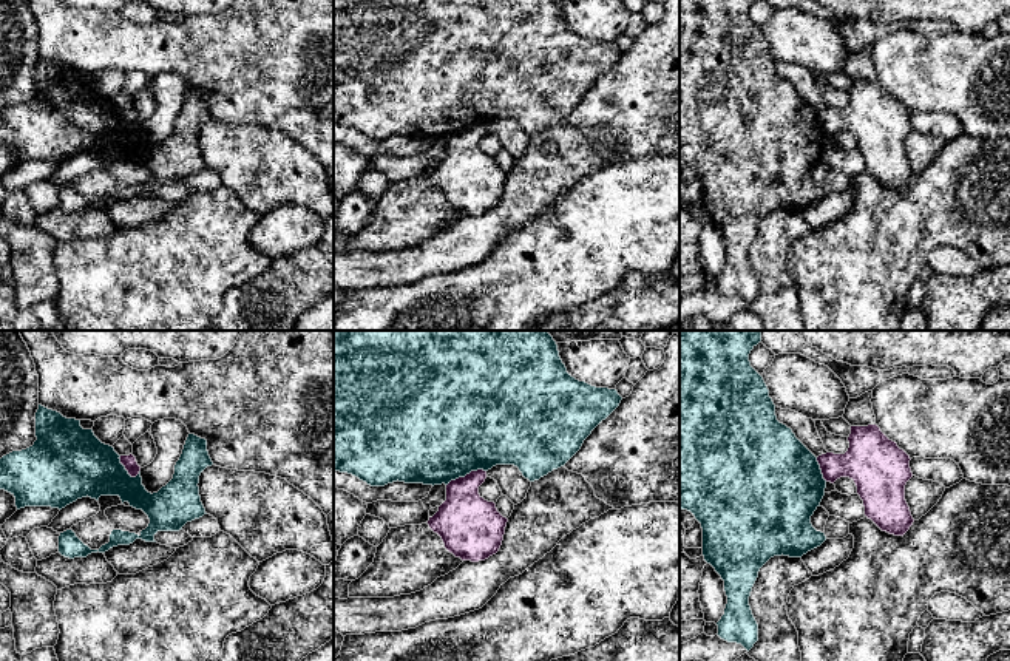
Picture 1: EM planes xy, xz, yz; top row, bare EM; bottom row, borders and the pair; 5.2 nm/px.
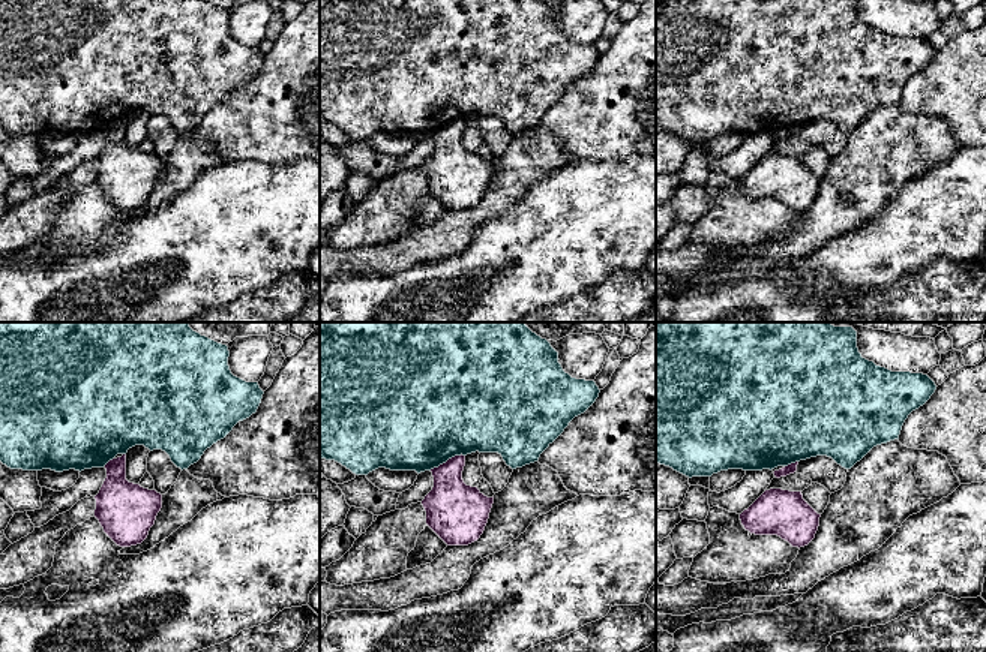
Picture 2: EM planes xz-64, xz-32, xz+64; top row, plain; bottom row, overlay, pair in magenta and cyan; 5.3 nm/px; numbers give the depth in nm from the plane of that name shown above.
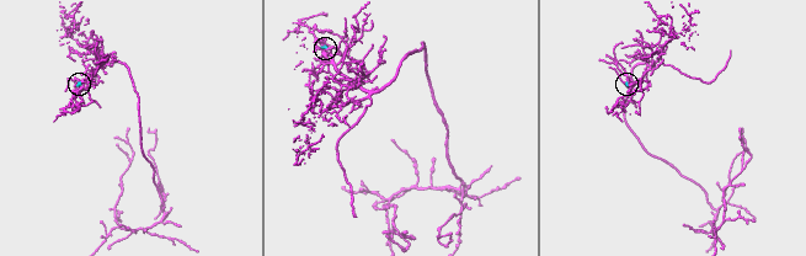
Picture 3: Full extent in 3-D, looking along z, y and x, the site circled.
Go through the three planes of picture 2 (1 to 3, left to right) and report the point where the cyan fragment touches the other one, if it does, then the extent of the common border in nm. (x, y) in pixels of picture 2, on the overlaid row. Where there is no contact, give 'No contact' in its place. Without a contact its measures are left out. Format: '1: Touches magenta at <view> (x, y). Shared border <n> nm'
1: Touches magenta at xz-64 (110, 460). Shared border 70 nm
2: Touches magenta at xz-32 (447, 460). Shared border 200 nm
3: Touches magenta at xz+64 (791, 463). Shared border 80 nm

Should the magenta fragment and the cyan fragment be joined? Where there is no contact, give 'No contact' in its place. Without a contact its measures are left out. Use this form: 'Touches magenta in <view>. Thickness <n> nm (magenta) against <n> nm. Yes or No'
Touches magenta in xz. Thickness 300 nm (magenta) against 500 nm. No

